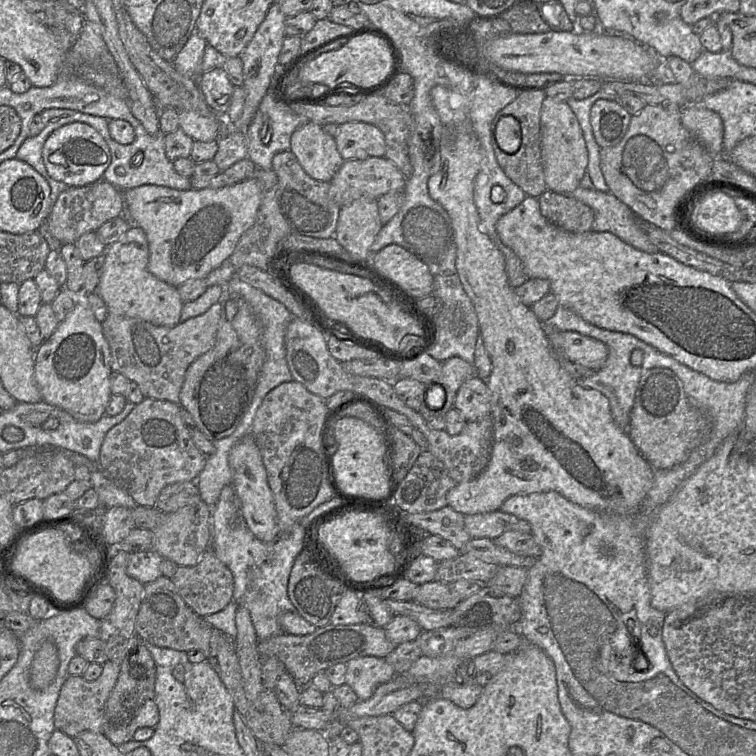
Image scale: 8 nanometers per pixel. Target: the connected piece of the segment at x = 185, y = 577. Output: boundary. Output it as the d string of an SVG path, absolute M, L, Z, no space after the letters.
M207 549L196 565L178 566L171 580L184 602L202 617L223 610L233 601L232 573L213 552L209 552Z

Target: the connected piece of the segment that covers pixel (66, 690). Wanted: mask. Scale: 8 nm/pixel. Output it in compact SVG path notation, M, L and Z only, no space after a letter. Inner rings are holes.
M108 660L103 664L101 675L94 681L87 681L83 676L69 675L63 683L55 706L55 728L72 738L84 731L104 733L105 704L119 676L121 665Z

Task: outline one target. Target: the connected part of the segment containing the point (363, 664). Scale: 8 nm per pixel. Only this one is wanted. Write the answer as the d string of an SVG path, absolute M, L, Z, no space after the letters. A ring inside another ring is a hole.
M356 657L349 660L346 665L345 681L360 701L369 699L380 684L390 681L397 675L393 666L383 657Z

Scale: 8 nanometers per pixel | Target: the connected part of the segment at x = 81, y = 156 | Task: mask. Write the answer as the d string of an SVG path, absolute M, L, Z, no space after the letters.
M72 122L54 130L42 149L42 159L48 174L69 187L82 187L102 179L111 161L110 150L101 135L83 122Z

